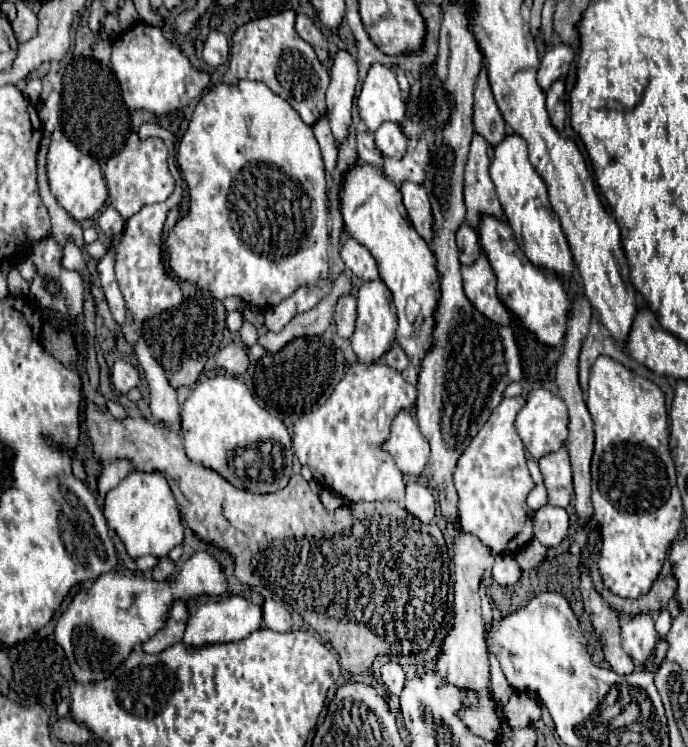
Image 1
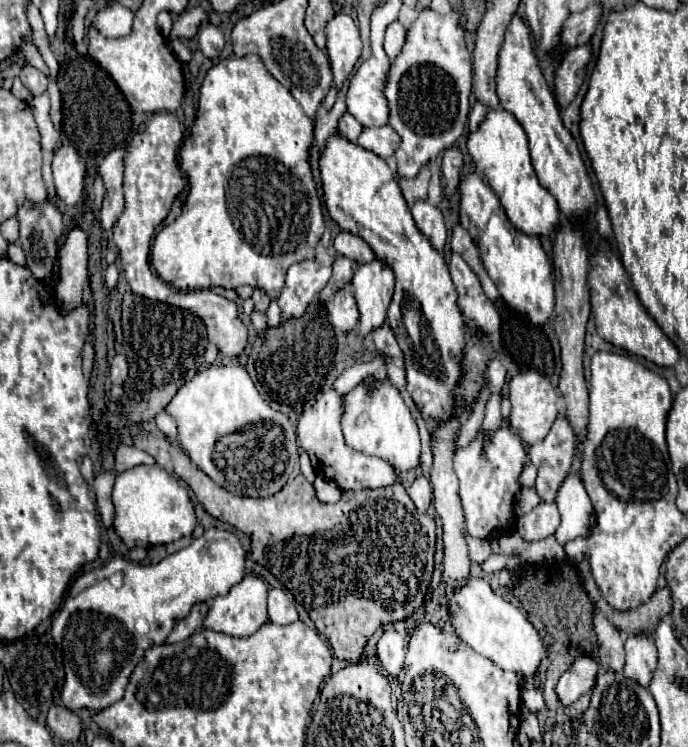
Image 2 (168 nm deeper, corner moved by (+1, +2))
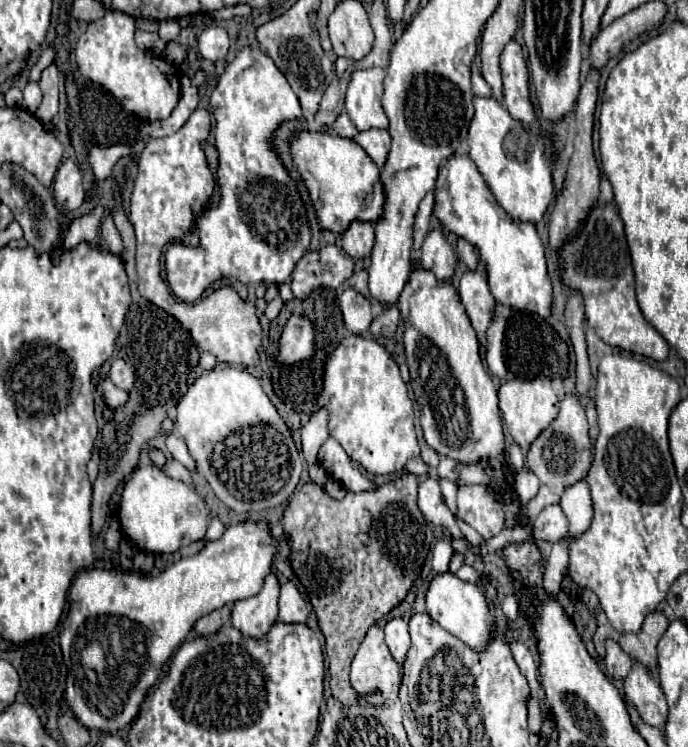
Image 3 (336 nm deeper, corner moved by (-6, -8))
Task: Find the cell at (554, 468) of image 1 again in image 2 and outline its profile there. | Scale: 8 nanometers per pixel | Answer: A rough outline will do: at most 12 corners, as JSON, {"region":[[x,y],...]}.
{"region":[[558,416],[548,436],[532,444],[540,464],[534,484],[554,502],[574,460],[574,434]]}

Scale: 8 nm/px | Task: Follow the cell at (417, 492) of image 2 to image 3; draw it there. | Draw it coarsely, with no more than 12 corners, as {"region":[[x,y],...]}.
{"region":[[439,480],[419,482],[419,508],[427,522],[461,536]]}

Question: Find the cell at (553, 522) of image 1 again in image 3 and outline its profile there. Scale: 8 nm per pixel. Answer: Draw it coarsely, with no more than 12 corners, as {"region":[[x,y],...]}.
{"region":[[559,504],[533,520],[535,540],[557,542],[569,522]]}

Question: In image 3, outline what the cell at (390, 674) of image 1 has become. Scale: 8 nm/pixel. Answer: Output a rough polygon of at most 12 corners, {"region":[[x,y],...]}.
{"region":[[391,618],[385,624],[385,642],[391,656],[403,664],[409,648],[407,622]]}

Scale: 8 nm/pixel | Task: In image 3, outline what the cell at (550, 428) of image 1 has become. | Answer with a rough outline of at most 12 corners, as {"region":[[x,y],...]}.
{"region":[[549,378],[499,388],[507,432],[521,448],[555,420]]}

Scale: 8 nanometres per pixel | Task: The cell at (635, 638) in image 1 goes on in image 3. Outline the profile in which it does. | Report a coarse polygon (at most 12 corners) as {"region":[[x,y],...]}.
{"region":[[635,664],[625,696],[641,720],[663,728],[667,702],[657,680]]}

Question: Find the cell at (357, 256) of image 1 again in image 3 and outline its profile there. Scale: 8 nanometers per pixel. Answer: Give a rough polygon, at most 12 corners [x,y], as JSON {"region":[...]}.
{"region":[[353,220],[343,232],[341,248],[363,260],[375,244],[375,226]]}

